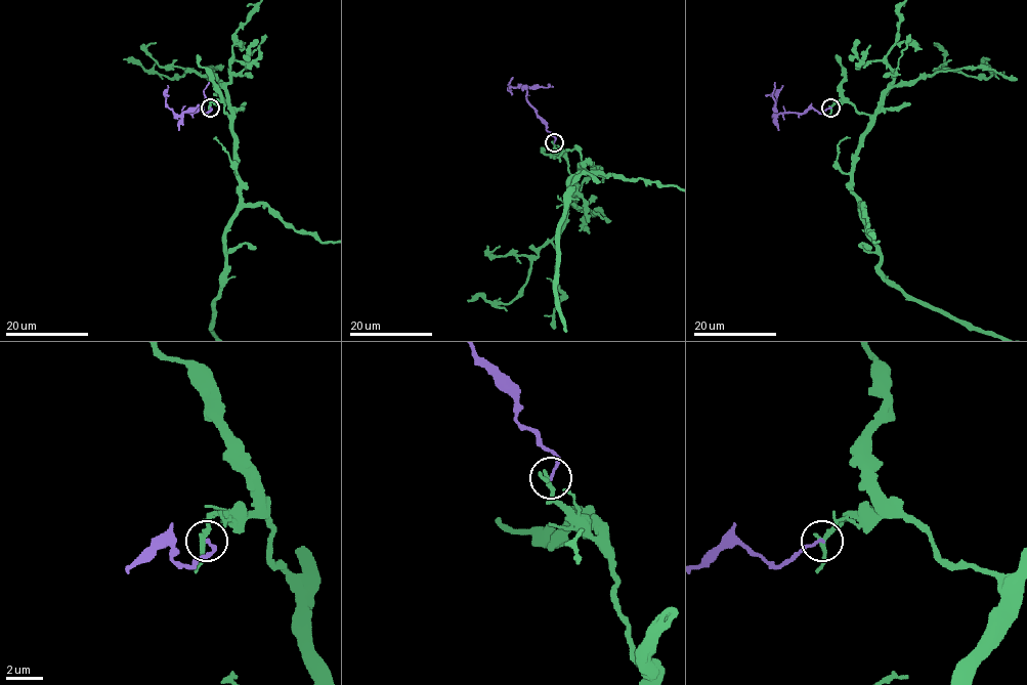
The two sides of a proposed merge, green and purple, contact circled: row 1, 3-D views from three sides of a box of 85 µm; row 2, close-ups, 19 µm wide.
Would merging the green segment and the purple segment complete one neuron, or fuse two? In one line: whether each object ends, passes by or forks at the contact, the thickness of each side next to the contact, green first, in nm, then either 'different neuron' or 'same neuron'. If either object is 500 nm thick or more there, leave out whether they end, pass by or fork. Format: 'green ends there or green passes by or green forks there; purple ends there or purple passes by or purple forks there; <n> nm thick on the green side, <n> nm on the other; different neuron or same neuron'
green passes by; purple ends there; 240 nm thick on the green side, 130 nm on the other; different neuron

